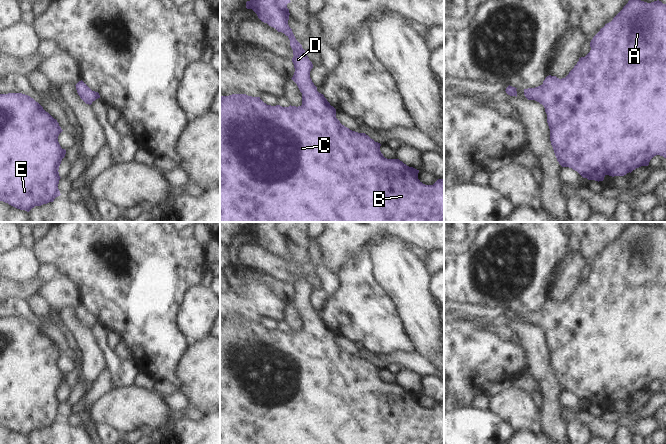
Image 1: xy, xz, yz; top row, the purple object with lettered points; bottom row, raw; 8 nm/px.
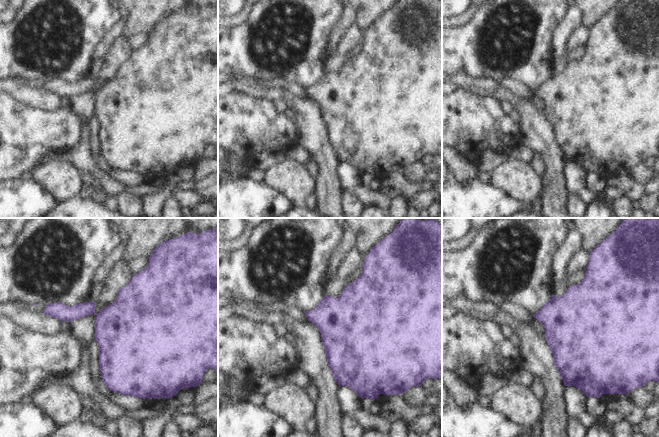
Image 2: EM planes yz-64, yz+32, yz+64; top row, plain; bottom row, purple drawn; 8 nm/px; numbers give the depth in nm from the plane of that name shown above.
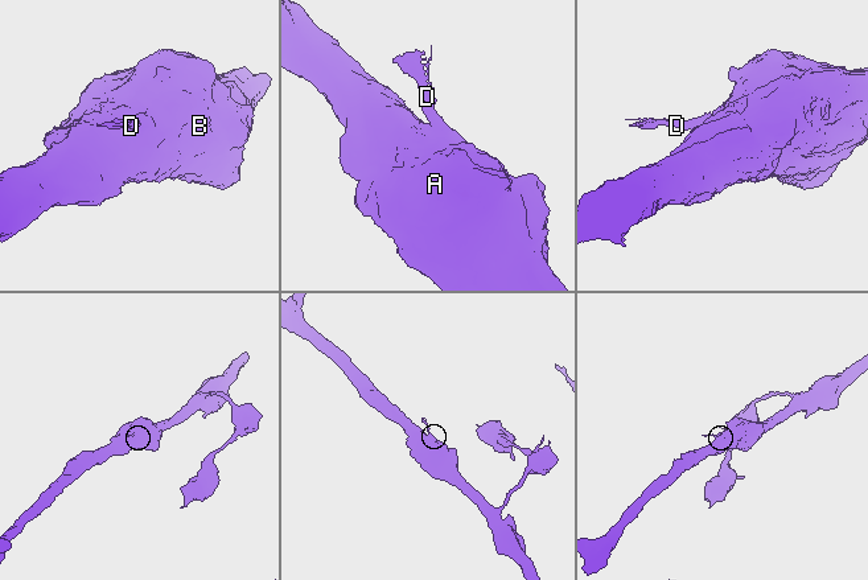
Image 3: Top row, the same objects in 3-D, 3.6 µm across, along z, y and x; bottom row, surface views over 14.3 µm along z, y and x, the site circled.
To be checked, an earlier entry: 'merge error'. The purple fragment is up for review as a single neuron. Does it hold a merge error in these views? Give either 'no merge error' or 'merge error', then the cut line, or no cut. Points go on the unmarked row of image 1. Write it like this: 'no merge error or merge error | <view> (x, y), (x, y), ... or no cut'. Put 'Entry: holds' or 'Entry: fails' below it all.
no merge error | no cut
Entry: fails

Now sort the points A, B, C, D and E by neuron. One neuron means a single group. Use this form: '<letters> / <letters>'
A B C D E

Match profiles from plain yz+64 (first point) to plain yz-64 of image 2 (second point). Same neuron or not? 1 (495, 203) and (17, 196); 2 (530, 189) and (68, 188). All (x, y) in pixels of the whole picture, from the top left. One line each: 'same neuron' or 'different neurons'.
1: same neuron
2: same neuron

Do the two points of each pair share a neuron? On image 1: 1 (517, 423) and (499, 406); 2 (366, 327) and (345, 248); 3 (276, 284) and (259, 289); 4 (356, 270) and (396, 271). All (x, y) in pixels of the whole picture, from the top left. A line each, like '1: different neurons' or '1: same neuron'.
1: same neuron
2: different neurons
3: different neurons
4: different neurons

